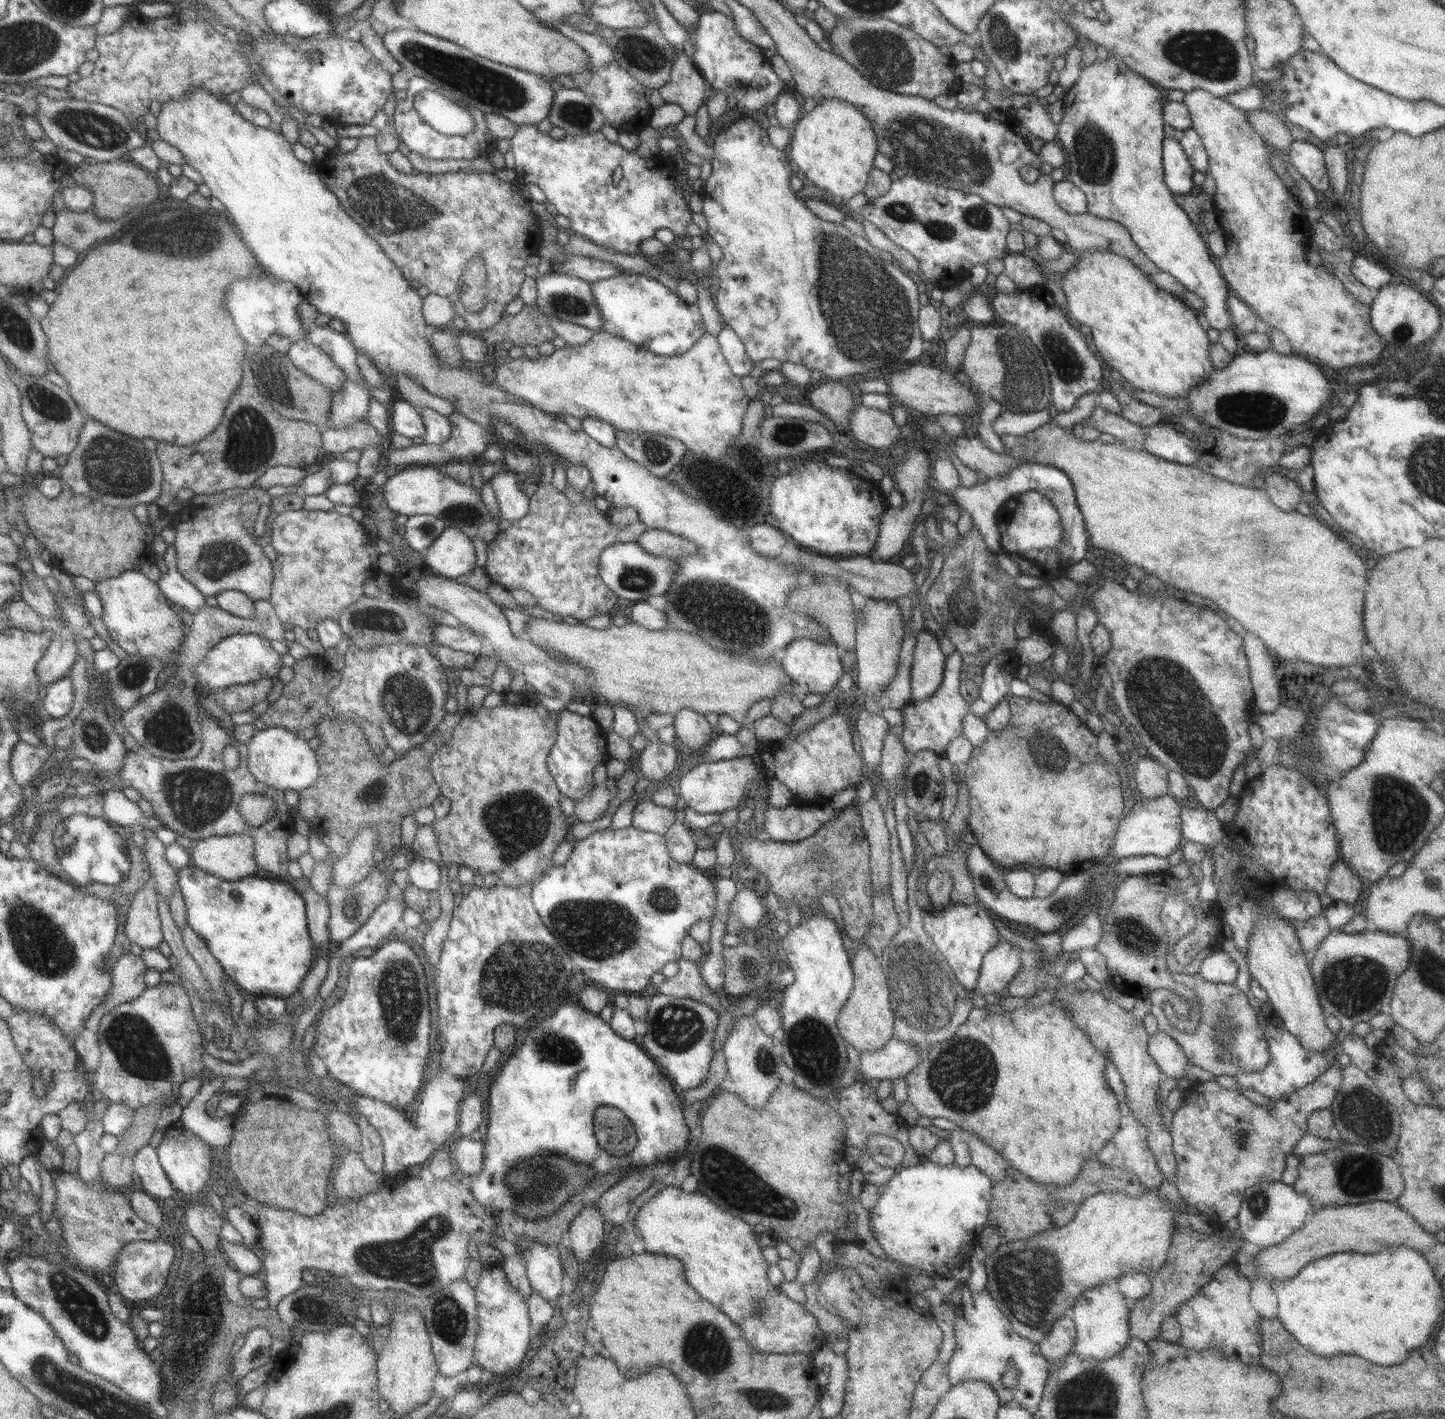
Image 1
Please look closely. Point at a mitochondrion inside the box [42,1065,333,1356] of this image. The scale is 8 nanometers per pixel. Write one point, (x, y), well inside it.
(82, 1306)

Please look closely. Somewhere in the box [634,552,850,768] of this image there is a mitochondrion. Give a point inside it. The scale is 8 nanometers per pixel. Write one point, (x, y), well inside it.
(717, 607)

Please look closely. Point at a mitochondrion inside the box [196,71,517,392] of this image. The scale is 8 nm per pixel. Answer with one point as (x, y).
(385, 205)

